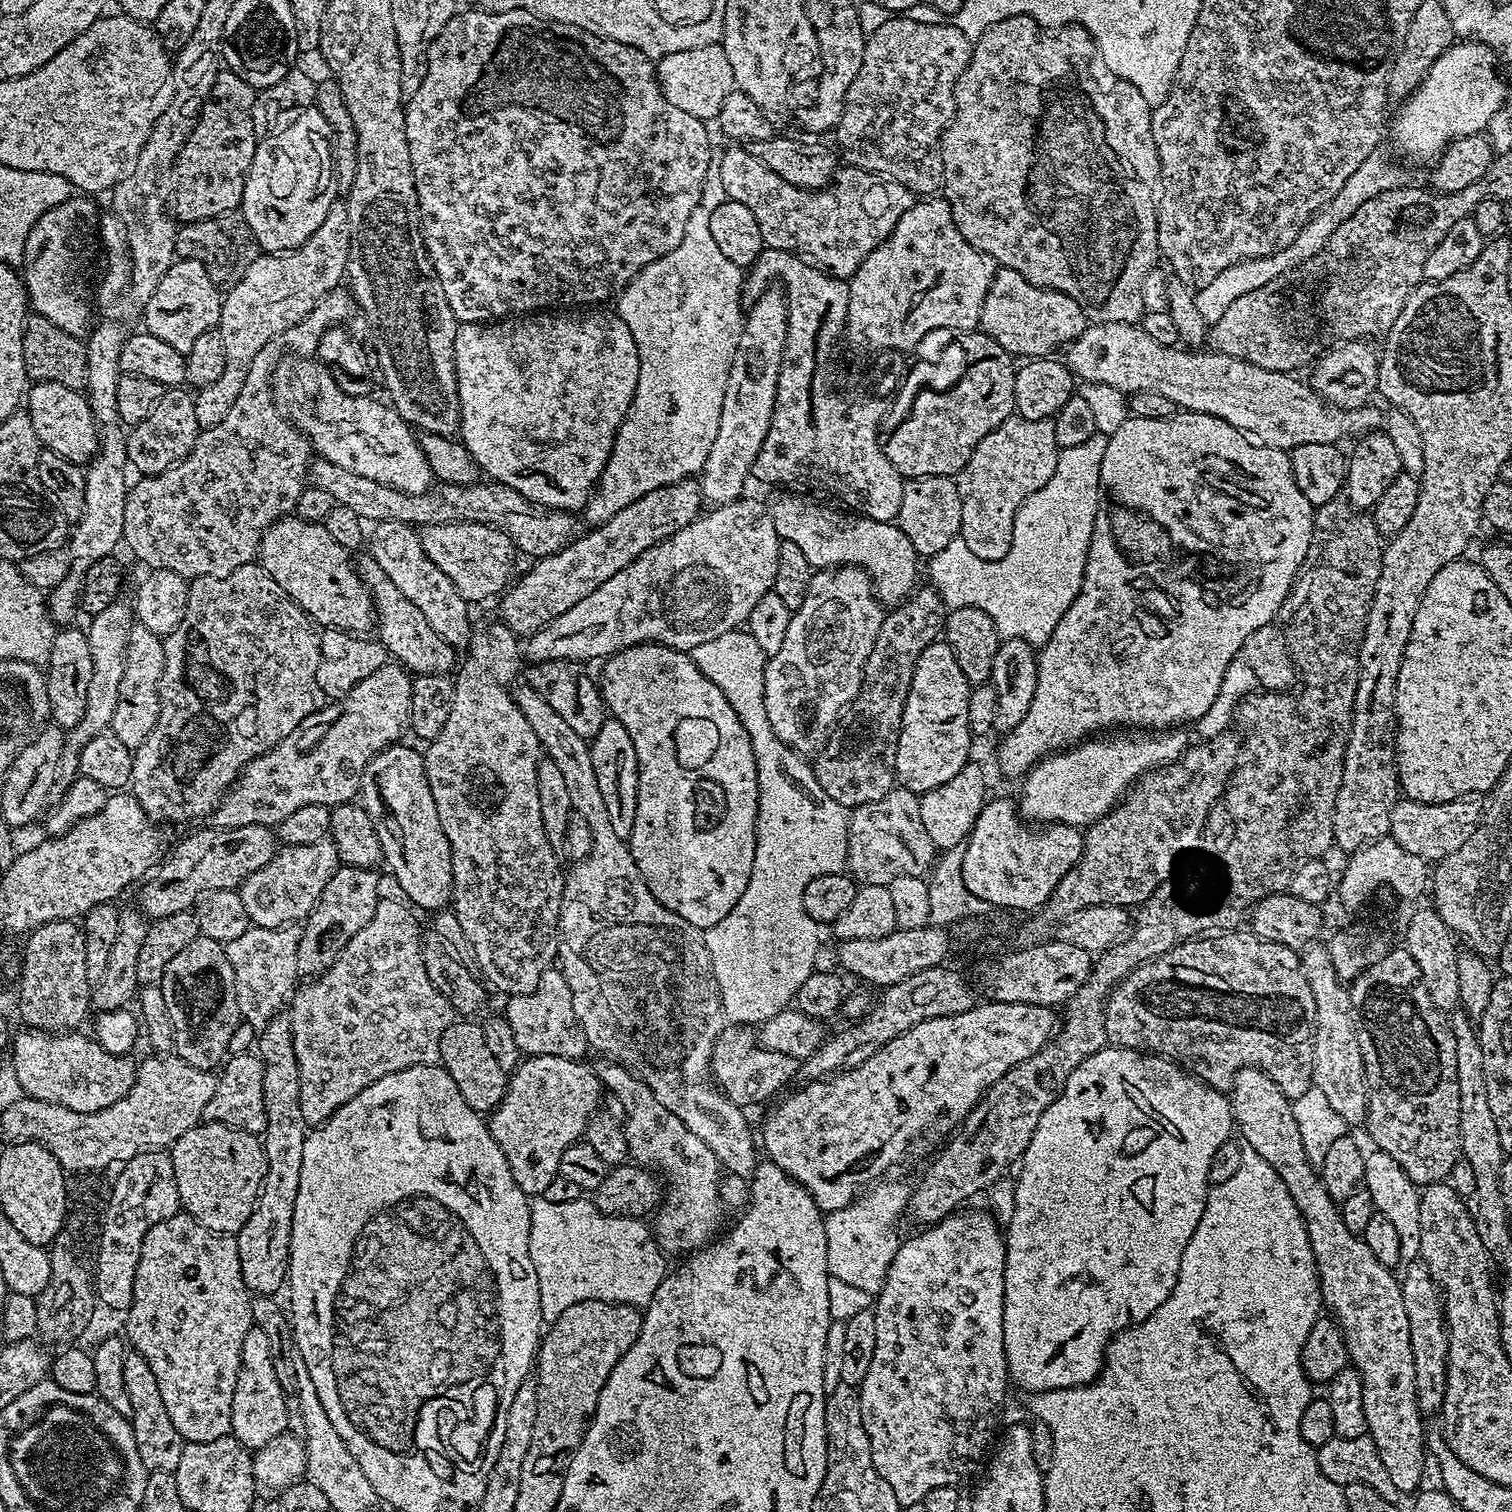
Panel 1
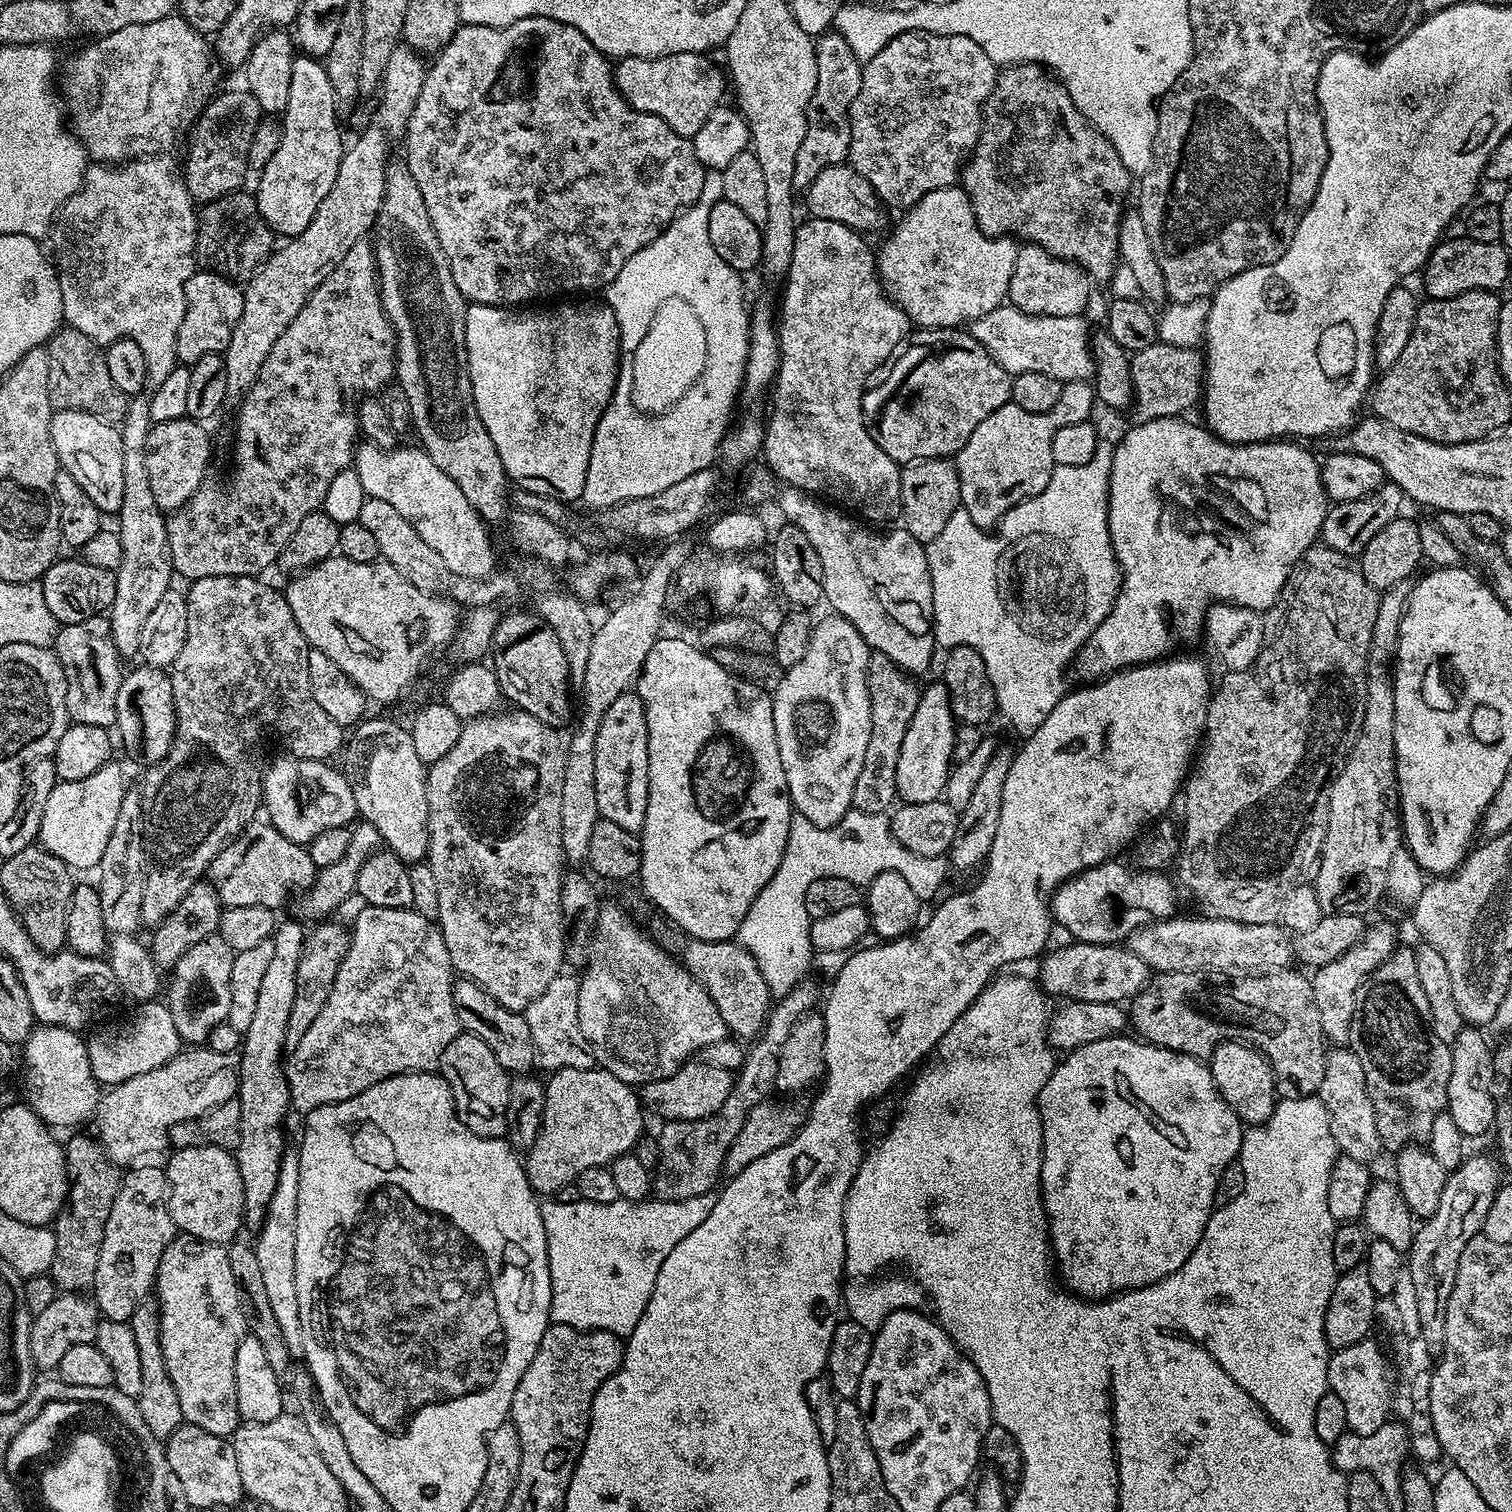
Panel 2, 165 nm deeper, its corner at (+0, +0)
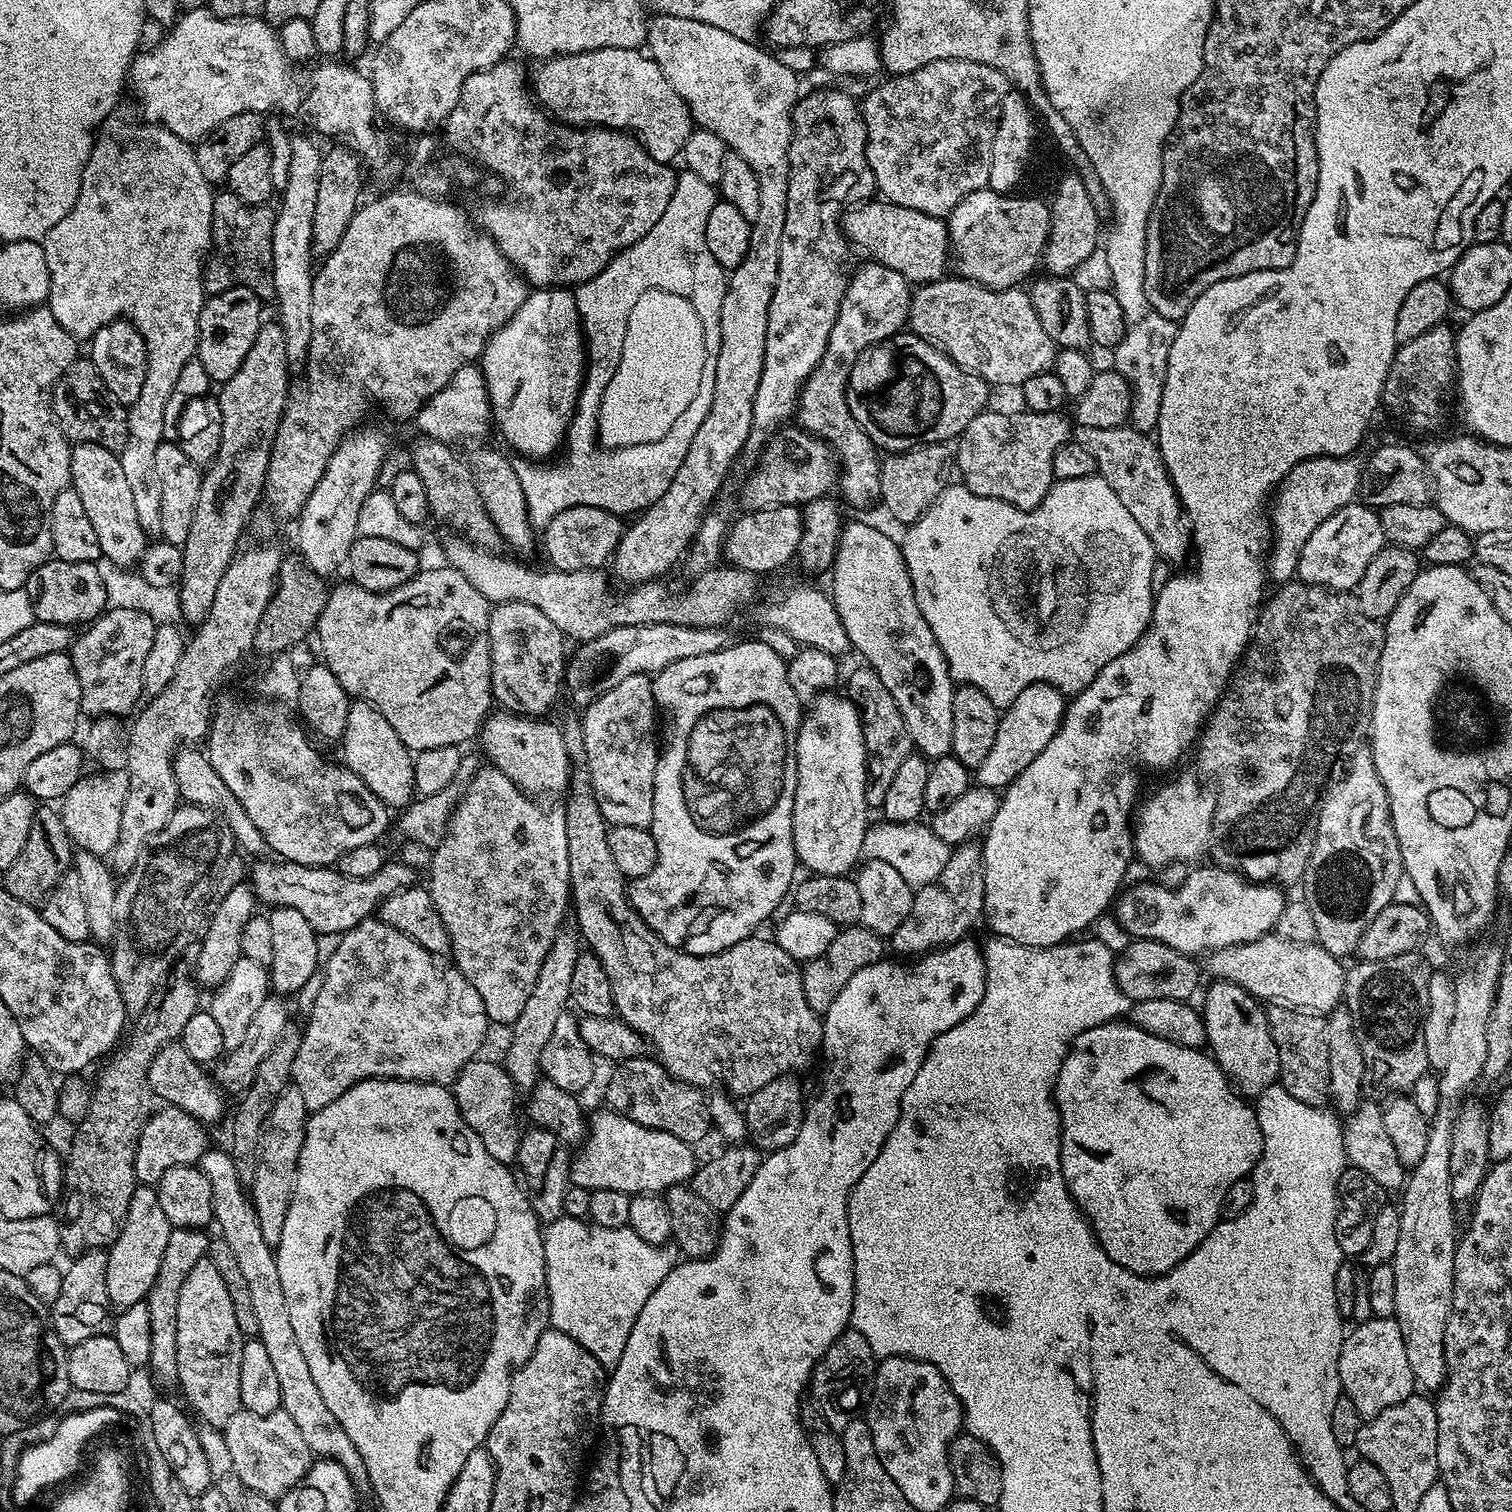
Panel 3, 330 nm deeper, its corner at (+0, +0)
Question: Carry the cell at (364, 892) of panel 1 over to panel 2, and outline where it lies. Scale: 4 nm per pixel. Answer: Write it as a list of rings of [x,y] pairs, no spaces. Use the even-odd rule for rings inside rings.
[[[320,922],[316,928],[307,933],[304,937],[304,949],[302,959],[298,962],[298,986],[294,994],[294,1006],[290,1010],[290,1019],[286,1021],[286,1042],[284,1043],[285,1053],[290,1054],[302,1042],[306,1030],[322,1014],[322,1006],[326,1006],[326,998],[330,998],[330,990],[334,990],[334,978],[338,978],[338,970],[348,953],[348,941],[350,932],[340,922]]]

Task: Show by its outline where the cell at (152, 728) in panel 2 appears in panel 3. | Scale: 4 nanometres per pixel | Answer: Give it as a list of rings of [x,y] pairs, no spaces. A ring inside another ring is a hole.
[[[181,747],[172,757],[174,778],[178,782],[181,797],[185,801],[188,799],[190,803],[197,804],[197,806],[192,805],[197,809],[209,808],[210,811],[217,812],[224,819],[221,821],[232,831],[232,839],[238,845],[241,853],[247,854],[249,857],[252,855],[252,858],[263,857],[269,851],[269,847],[258,830],[258,826],[254,826],[254,822],[250,822],[250,814],[246,814],[246,810],[242,810],[242,802],[238,802],[238,798],[234,798],[234,794],[230,794],[230,786],[226,786],[226,782],[222,782],[222,778],[218,778],[214,766],[210,766],[207,755],[201,749],[199,752],[196,748],[199,747]]]

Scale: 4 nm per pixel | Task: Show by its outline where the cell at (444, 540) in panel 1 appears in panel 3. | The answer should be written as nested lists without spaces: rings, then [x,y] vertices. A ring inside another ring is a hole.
[[[570,506],[570,510],[562,510],[550,518],[548,524],[542,528],[542,552],[548,555],[548,560],[553,569],[558,572],[570,570],[586,570],[587,568],[603,569],[616,555],[616,547],[622,538],[626,527],[625,521],[615,512],[607,512],[598,506]]]

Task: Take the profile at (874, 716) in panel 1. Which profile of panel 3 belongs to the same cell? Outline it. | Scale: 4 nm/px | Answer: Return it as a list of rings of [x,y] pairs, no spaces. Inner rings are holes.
[[[859,666],[848,676],[848,689],[846,695],[860,712],[860,720],[864,723],[864,745],[868,755],[868,781],[866,782],[866,802],[869,809],[883,809],[886,802],[886,793],[890,790],[890,785],[894,782],[894,777],[898,775],[898,770],[902,767],[902,762],[913,755],[912,739],[906,730],[906,722],[902,718],[902,710],[898,702],[882,686],[882,678],[873,668]]]

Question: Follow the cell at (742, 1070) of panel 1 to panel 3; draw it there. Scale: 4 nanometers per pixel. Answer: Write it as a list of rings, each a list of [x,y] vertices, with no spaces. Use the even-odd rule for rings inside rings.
[[[638,1056],[632,1060],[619,1061],[613,1068],[616,1069],[604,1088],[607,1107],[611,1111],[619,1112],[621,1116],[630,1116],[634,1122],[647,1128],[674,1134],[674,1138],[682,1138],[682,1142],[693,1146],[699,1145],[699,1140],[708,1131],[713,1131],[705,1093],[692,1084],[676,1080],[660,1065],[659,1060]]]

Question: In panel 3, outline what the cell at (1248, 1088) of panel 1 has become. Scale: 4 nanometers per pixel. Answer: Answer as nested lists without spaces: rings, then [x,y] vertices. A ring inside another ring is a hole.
[[[1212,980],[1209,985],[1202,1003],[1202,1015],[1207,1026],[1210,1055],[1241,1096],[1261,1096],[1280,1078],[1280,1055],[1268,1025],[1265,1005],[1229,980]]]

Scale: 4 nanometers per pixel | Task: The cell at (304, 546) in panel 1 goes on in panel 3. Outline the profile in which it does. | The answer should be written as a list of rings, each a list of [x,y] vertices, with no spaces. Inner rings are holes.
[[[447,566],[427,568],[417,572],[414,578],[410,578],[410,582],[402,582],[402,586],[389,592],[362,590],[362,586],[351,582],[340,584],[337,588],[333,587],[328,593],[328,601],[324,603],[324,609],[314,629],[315,639],[320,639],[320,648],[324,651],[323,663],[327,664],[328,669],[334,674],[334,678],[338,678],[338,682],[342,682],[349,697],[365,700],[368,704],[374,705],[382,714],[382,718],[386,718],[386,722],[390,722],[390,726],[394,726],[394,734],[398,734],[398,738],[402,738],[404,745],[413,753],[434,750],[438,746],[450,746],[451,744],[464,746],[467,740],[475,741],[480,727],[494,708],[492,659],[488,641],[489,602],[486,598],[482,598],[482,594],[478,594],[478,590],[474,590],[474,586],[470,586],[470,582],[466,582],[466,578],[462,578],[462,574],[458,570]]]

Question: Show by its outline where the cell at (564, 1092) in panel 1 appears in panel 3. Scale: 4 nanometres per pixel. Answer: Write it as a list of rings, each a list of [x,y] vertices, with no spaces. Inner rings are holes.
[[[603,1110],[596,1117],[591,1117],[590,1131],[579,1145],[576,1157],[570,1160],[568,1179],[571,1183],[589,1190],[622,1190],[629,1194],[663,1194],[675,1184],[687,1185],[698,1167],[698,1159],[693,1145],[674,1138],[657,1128],[647,1128],[634,1122],[630,1116],[621,1116],[619,1112]]]

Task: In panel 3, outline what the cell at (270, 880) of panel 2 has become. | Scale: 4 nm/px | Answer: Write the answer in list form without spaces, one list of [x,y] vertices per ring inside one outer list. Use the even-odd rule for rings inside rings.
[[[260,858],[250,868],[252,893],[261,905],[298,910],[321,937],[339,937],[369,919],[380,903],[417,883],[418,872],[399,858],[389,859],[370,878],[350,878],[332,866],[311,868],[289,860]]]

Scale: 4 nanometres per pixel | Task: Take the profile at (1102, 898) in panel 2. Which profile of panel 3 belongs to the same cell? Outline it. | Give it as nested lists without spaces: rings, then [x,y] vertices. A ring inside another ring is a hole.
[[[1215,866],[1216,868],[1196,868],[1184,881],[1181,882],[1177,888],[1163,888],[1160,884],[1136,884],[1133,888],[1125,887],[1123,891],[1119,893],[1118,899],[1114,904],[1114,915],[1116,921],[1128,931],[1129,937],[1137,940],[1157,940],[1162,942],[1166,946],[1170,946],[1174,950],[1179,952],[1186,952],[1189,954],[1207,954],[1218,950],[1219,948],[1225,948],[1226,946],[1238,946],[1239,944],[1245,944],[1246,942],[1254,942],[1258,938],[1269,935],[1275,929],[1278,918],[1282,918],[1282,910],[1286,903],[1286,896],[1283,896],[1281,889],[1277,885],[1271,882],[1257,882],[1255,880],[1245,880],[1243,876],[1238,872],[1232,871],[1230,868],[1223,866]]]

